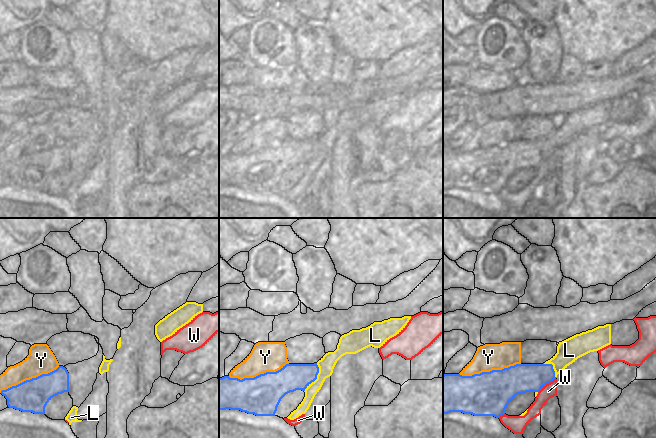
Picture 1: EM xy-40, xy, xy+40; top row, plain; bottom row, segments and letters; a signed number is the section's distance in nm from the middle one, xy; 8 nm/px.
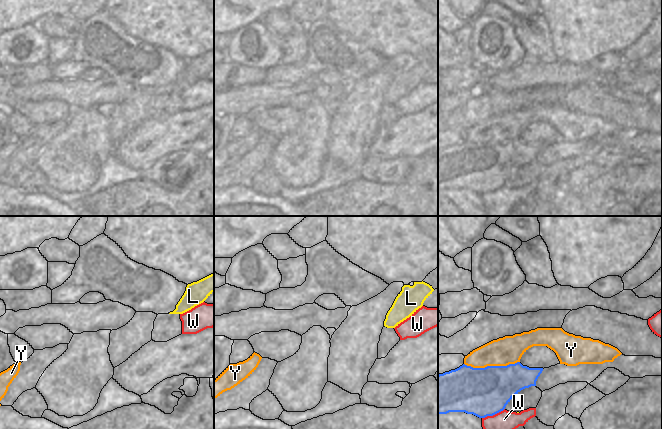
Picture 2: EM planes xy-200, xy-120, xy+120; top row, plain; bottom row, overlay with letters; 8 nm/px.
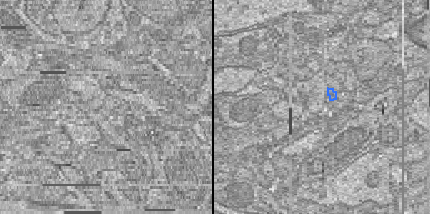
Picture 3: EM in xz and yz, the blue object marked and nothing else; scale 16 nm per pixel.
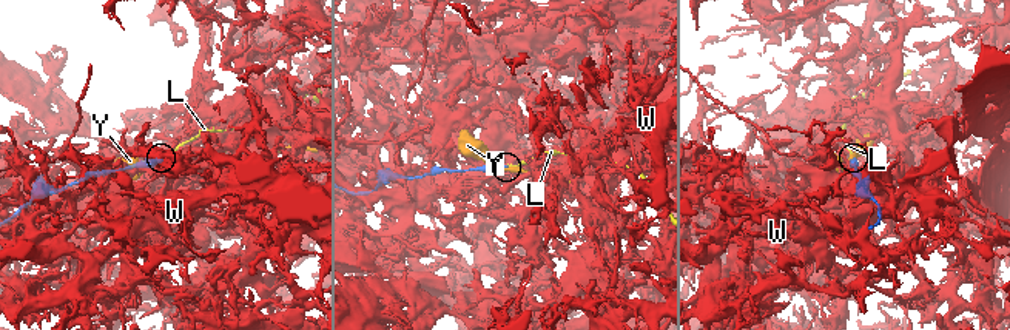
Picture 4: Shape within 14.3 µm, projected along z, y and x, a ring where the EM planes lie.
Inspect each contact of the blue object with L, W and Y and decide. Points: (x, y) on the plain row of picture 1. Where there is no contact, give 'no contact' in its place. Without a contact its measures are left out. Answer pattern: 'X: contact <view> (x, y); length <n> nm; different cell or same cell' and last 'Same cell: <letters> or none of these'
L: contact xy (316, 153); length 260 nm; same cell
W: contact xy+40 (546, 159); length 190 nm; different cell
Y: contact xy+40 (490, 147); length 500 nm; different cell
Same cell: L

